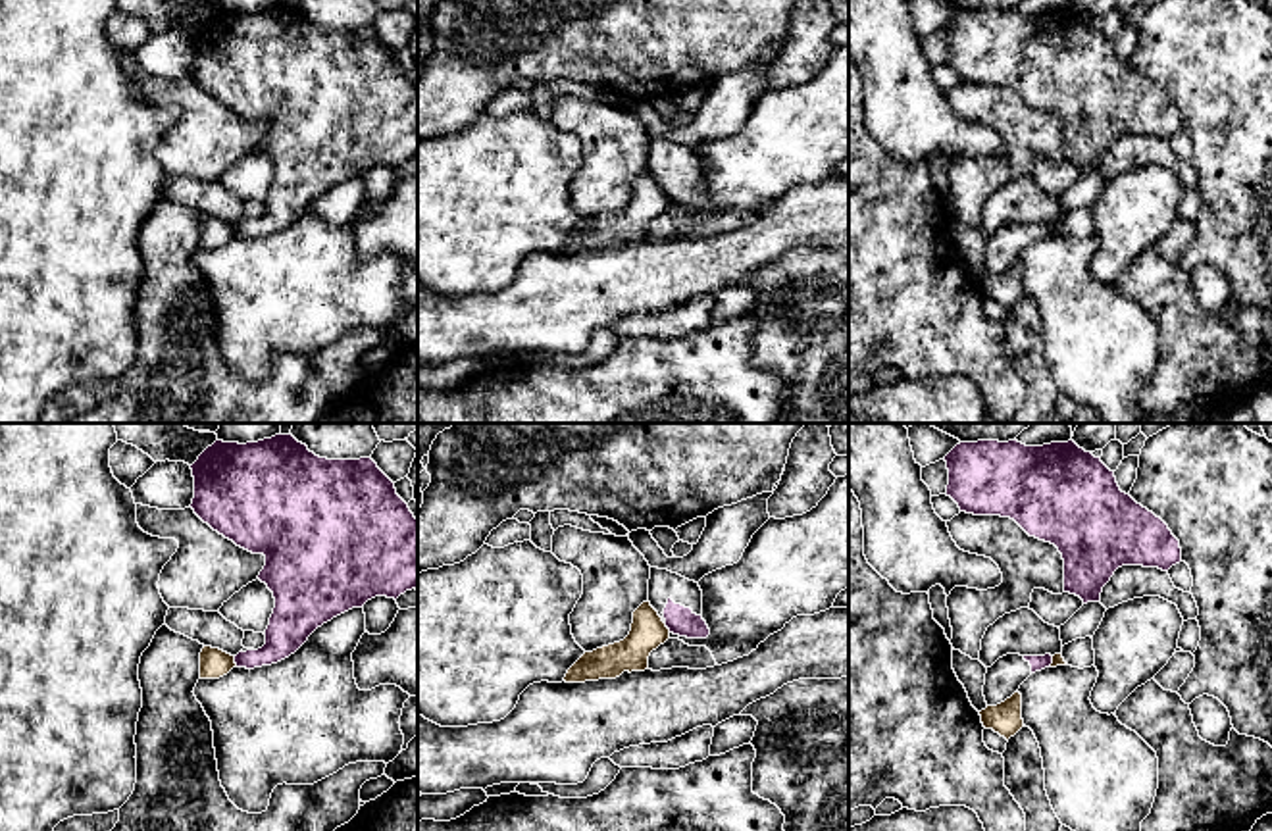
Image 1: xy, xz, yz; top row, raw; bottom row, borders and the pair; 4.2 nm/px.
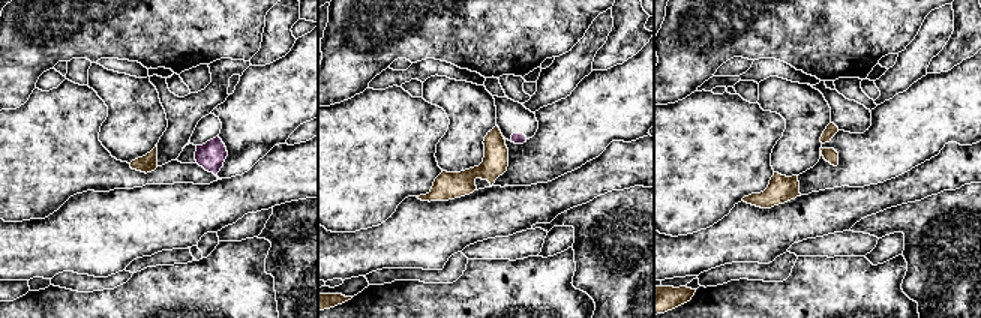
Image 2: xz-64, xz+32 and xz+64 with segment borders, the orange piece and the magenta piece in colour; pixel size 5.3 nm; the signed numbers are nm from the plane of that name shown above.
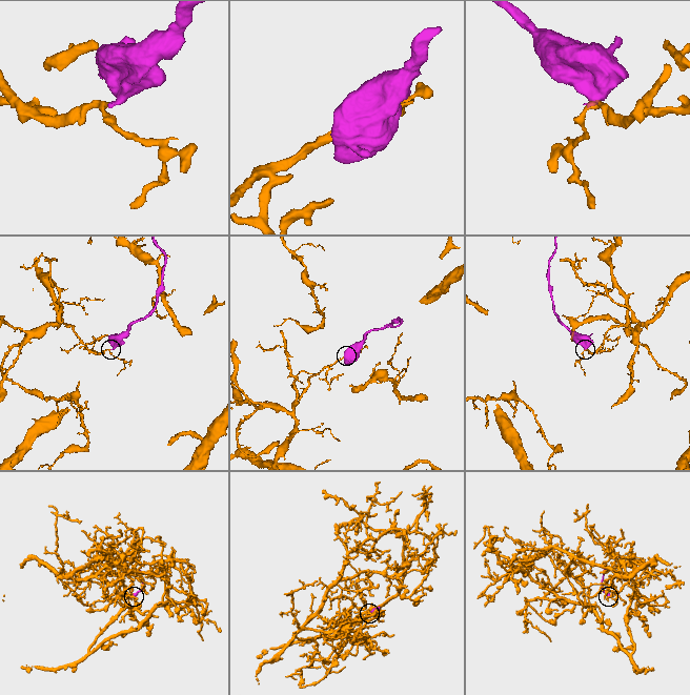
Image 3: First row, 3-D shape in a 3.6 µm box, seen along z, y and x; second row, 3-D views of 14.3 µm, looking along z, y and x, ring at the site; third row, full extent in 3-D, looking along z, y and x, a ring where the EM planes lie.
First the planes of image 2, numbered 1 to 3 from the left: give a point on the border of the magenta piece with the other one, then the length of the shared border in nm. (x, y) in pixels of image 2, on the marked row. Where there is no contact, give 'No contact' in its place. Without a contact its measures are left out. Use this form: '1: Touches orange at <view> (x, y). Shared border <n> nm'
1: No contact
2: No contact
3: No contact

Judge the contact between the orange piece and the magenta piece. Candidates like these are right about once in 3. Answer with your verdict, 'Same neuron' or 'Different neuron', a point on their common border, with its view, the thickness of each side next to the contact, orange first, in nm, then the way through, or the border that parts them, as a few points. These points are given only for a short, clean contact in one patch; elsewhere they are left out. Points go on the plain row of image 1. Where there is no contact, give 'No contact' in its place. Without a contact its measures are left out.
Different neuron. Touches orange at xy (233, 231). Thickness 120 nm (orange) against 160 nm. Boundary: xy (233, 226), (237, 235)

